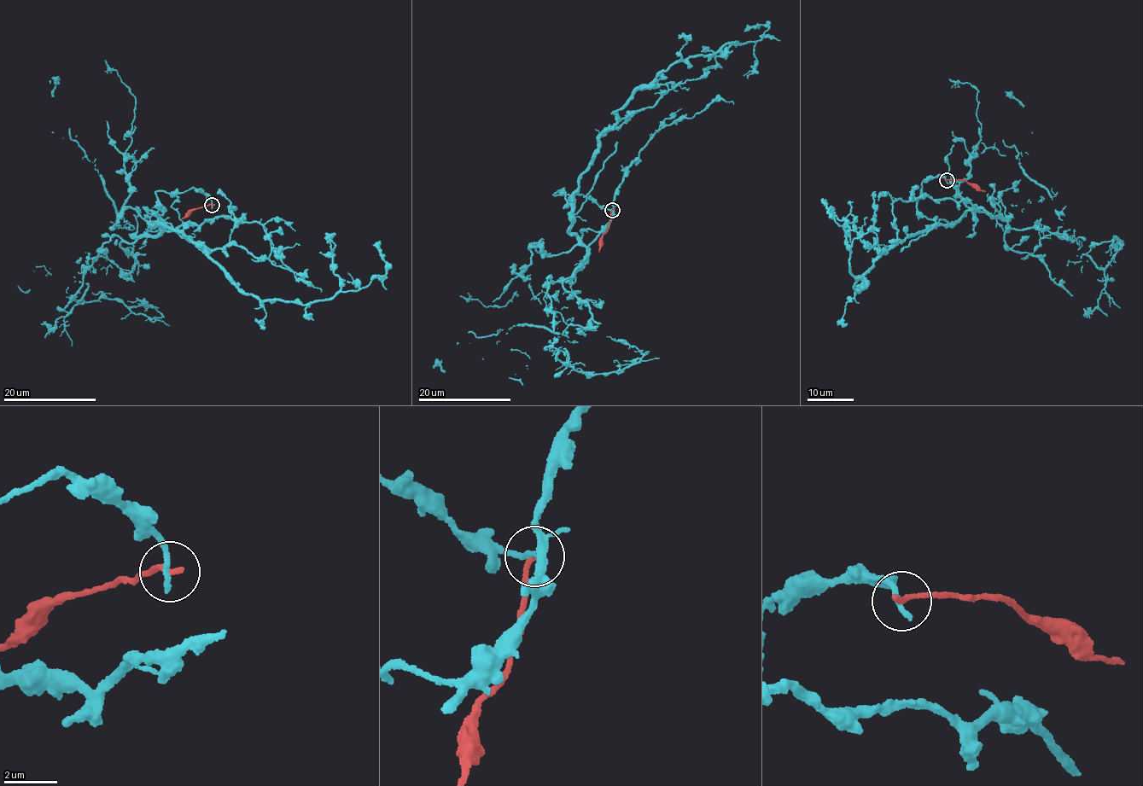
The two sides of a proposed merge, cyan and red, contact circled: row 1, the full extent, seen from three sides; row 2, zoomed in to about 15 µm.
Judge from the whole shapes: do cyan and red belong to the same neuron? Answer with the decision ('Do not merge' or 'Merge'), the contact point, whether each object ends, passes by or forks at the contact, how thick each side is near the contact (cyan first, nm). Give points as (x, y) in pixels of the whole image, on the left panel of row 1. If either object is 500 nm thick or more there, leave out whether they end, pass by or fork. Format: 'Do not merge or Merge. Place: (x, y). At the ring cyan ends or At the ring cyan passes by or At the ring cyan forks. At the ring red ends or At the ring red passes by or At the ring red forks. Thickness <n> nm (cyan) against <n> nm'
Do not merge. Place: (212, 205). At the ring cyan ends. At the ring red ends. Thickness 280 nm (cyan) against 220 nm

